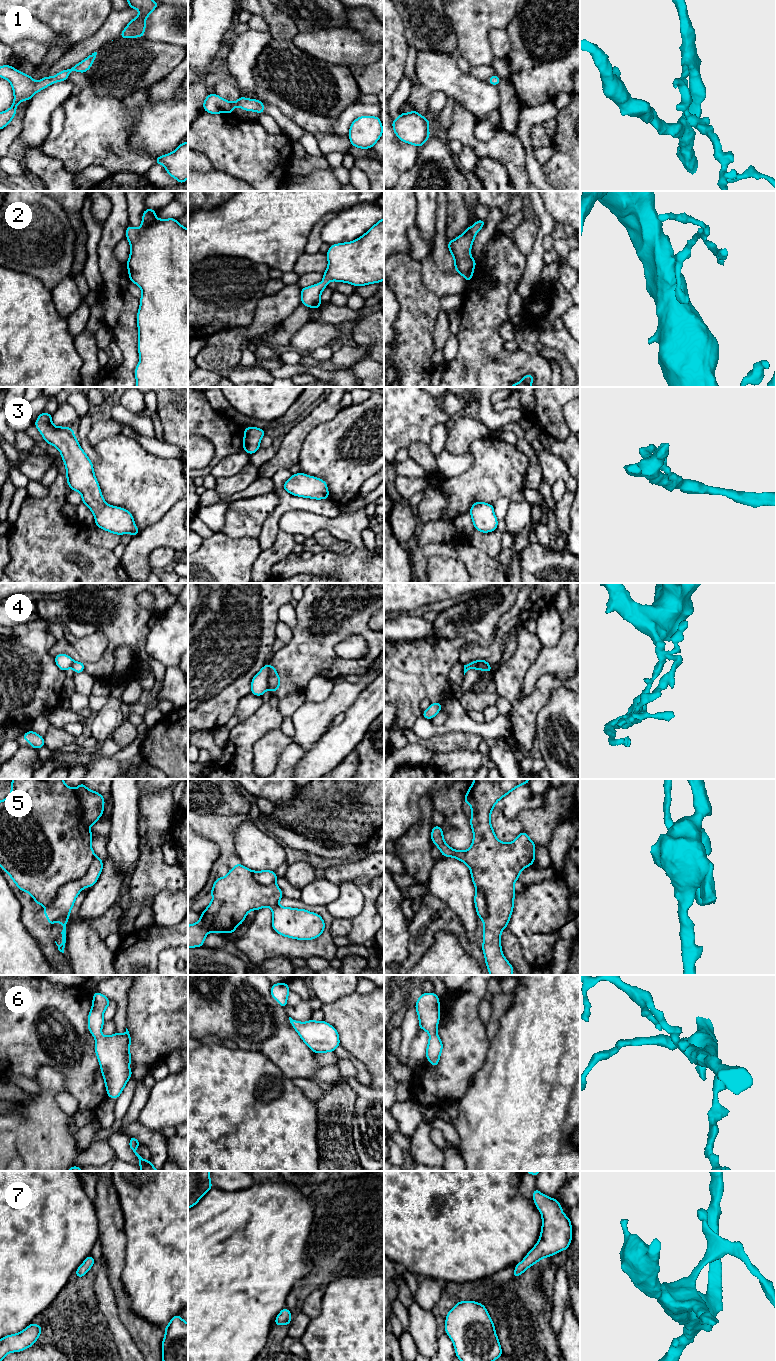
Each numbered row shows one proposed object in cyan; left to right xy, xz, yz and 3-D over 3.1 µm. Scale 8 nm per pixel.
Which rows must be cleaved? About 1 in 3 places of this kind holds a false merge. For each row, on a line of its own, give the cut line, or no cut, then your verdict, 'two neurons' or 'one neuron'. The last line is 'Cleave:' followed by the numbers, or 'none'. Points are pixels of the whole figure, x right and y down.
1: no cut; one neuron
2: no cut; one neuron
3: no cut; one neuron
4: cut in xz along (267, 665), (269, 687); two neurons
5: cut in xy along (94, 855), (87, 872), (79, 879), (66, 882), (46, 907); two neurons
6: no cut; one neuron
7: no cut; one neuron
Cleave: 4, 5

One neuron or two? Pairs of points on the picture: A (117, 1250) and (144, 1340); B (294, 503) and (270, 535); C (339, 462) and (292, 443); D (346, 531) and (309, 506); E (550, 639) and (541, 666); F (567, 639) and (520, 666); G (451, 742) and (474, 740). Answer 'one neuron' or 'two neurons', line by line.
A: one neuron
B: one neuron
C: two neurons
D: two neurons
E: two neurons
F: two neurons
G: one neuron

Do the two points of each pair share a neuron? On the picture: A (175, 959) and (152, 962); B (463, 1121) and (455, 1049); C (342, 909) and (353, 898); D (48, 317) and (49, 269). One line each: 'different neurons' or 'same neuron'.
A: different neurons
B: different neurons
C: same neuron
D: different neurons

